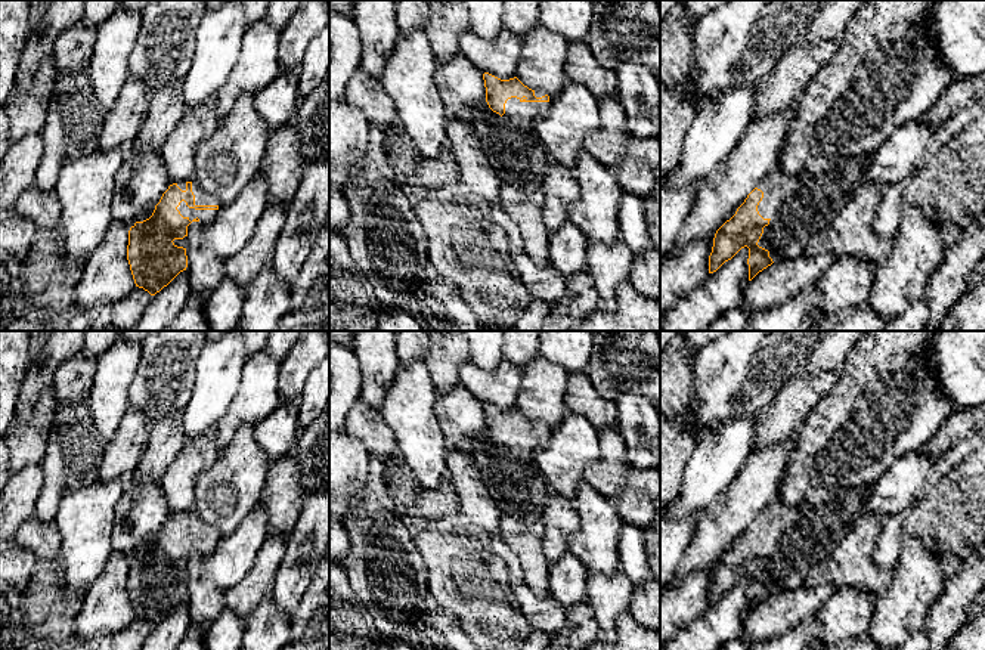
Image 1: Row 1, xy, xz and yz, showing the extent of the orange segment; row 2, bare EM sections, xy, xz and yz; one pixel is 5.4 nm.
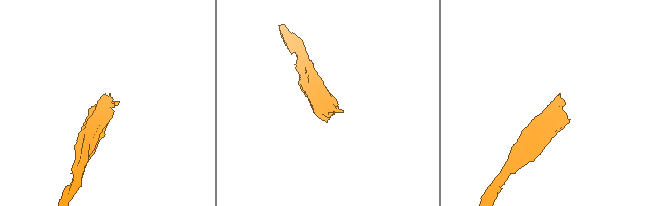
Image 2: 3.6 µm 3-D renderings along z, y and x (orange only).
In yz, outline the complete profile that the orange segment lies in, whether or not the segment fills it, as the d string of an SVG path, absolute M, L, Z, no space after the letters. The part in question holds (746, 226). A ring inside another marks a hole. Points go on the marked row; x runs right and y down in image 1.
M871 154L824 158L808 164L797 174L784 174L778 170L766 174L735 214L716 230L709 256L709 273L716 272L744 247L749 248L749 281L774 261L803 254L864 183L870 158Z

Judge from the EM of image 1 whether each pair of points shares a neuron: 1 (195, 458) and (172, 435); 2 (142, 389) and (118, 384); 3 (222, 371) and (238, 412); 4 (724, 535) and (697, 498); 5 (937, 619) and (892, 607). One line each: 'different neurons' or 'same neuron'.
1: different neurons
2: different neurons
3: different neurons
4: different neurons
5: different neurons

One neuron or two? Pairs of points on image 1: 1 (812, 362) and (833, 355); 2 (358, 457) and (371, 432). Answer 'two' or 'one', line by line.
1: one
2: two

